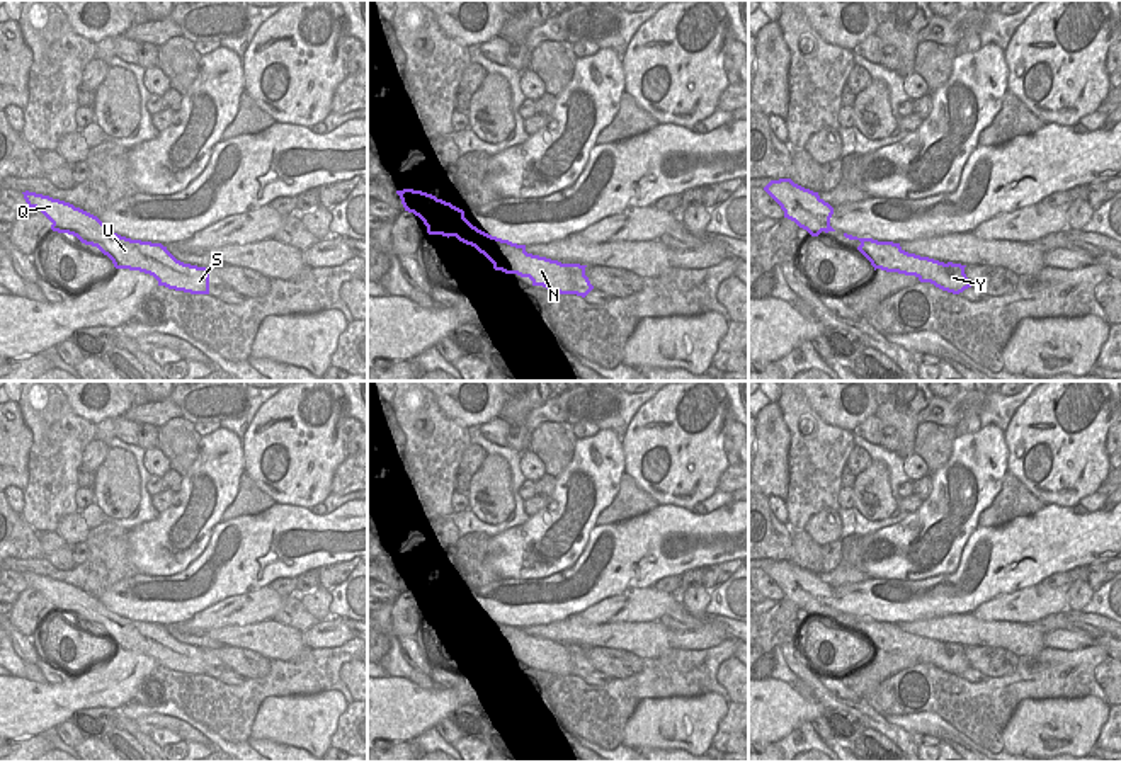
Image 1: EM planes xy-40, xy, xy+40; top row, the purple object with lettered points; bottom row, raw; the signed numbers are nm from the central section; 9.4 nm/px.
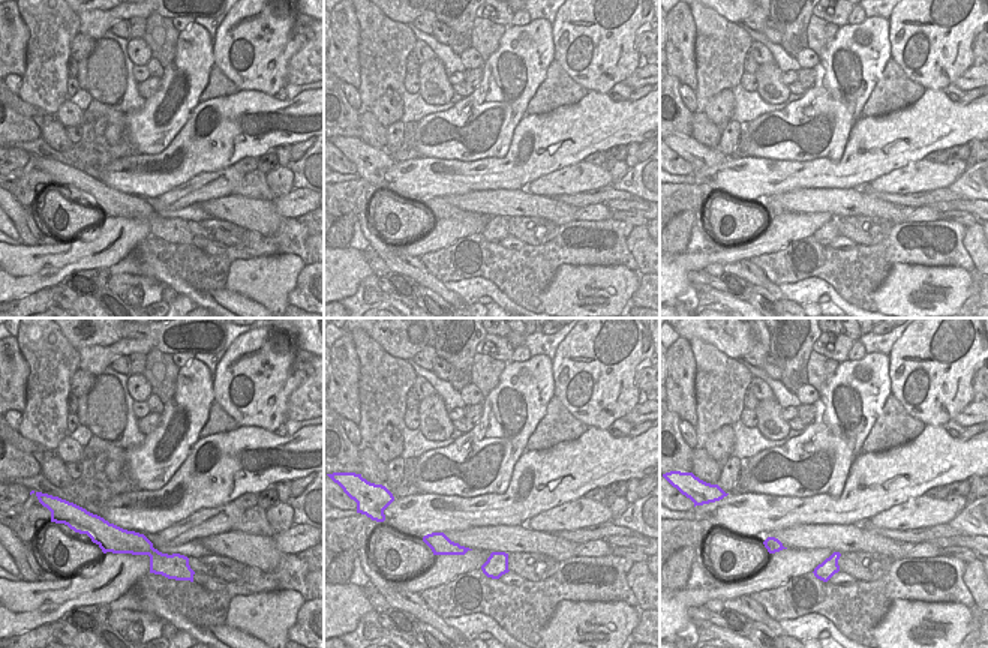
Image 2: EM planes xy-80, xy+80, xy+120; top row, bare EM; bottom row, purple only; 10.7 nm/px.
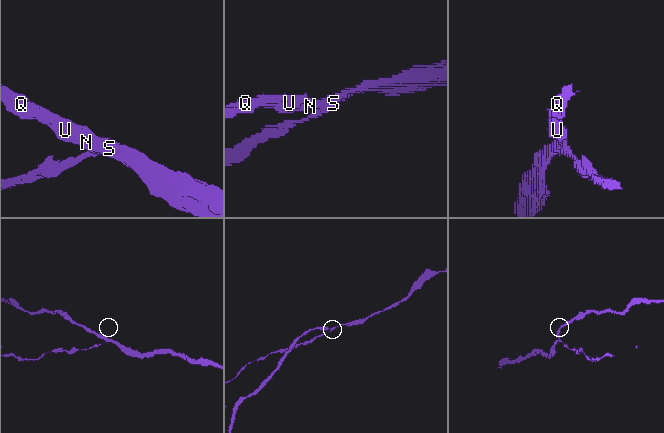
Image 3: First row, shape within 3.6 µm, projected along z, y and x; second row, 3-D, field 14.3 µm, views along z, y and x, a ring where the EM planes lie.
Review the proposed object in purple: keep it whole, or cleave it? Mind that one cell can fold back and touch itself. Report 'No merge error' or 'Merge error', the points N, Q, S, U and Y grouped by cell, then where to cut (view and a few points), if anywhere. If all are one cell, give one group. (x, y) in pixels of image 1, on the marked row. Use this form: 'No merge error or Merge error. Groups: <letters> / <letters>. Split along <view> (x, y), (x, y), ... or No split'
Merge error. Groups: N Q S U / Y. Split along xy (567, 264), (574, 293).

